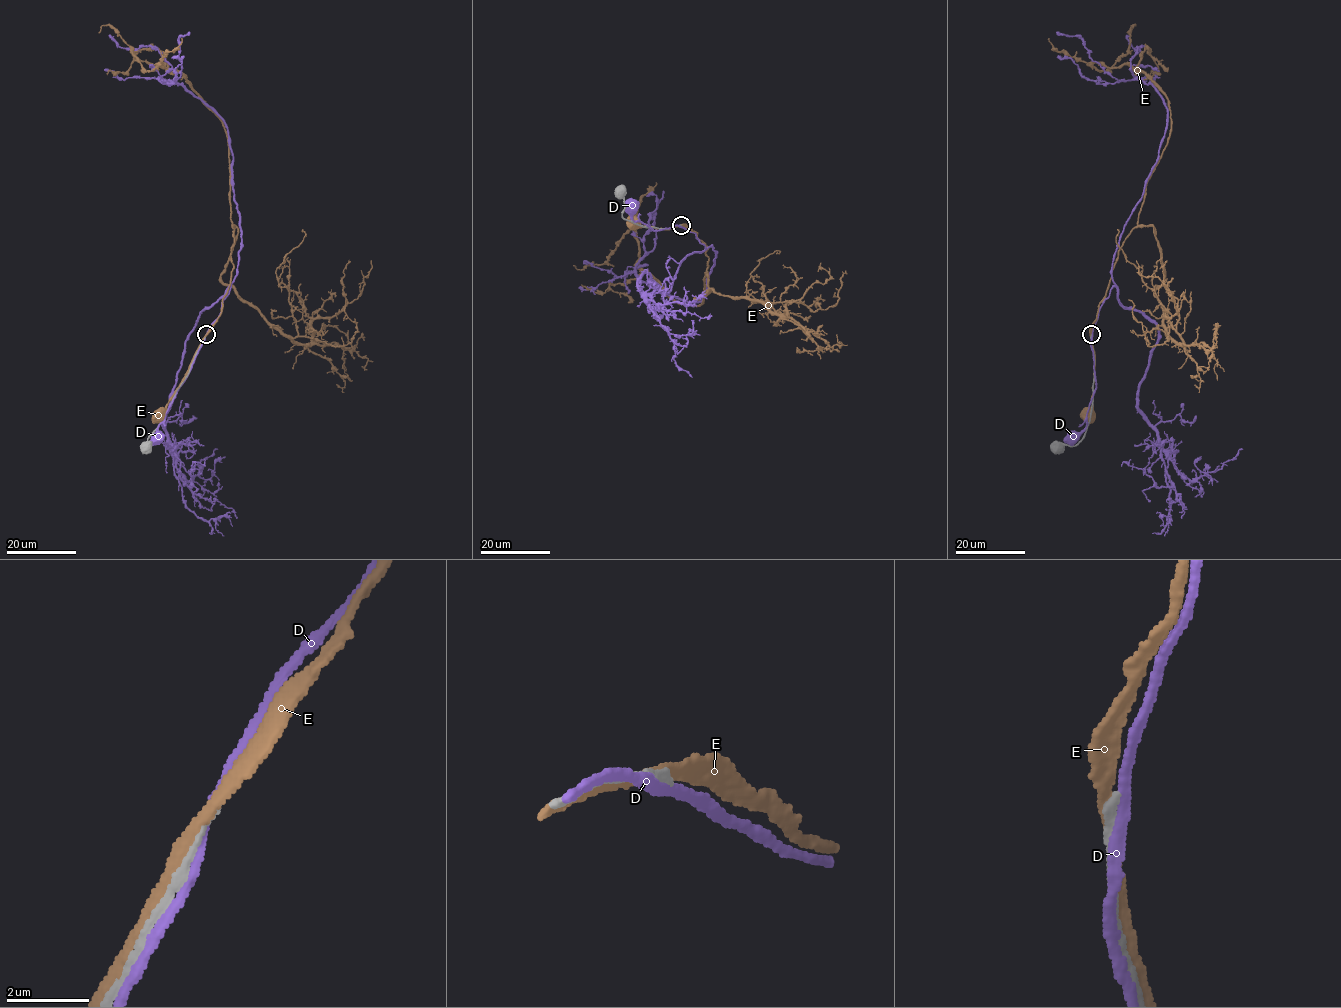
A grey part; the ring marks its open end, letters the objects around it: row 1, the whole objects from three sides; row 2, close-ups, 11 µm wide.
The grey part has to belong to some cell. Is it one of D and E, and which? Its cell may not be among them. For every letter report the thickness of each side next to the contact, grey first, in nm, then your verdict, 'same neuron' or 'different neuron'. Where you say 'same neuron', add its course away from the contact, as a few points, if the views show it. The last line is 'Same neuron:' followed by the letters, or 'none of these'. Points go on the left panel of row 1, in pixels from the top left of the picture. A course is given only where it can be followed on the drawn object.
D: 190/240 nm | different neuron
E: 190/240 nm | different neuron
Same neuron: none of these

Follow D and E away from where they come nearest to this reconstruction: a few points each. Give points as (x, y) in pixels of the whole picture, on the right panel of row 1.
D: (1091, 341), (1095, 391), (1086, 413), (1085, 430), (1076, 438), (1071, 438)
E: (1091, 340), (1094, 371), (1092, 407), (1086, 415)

